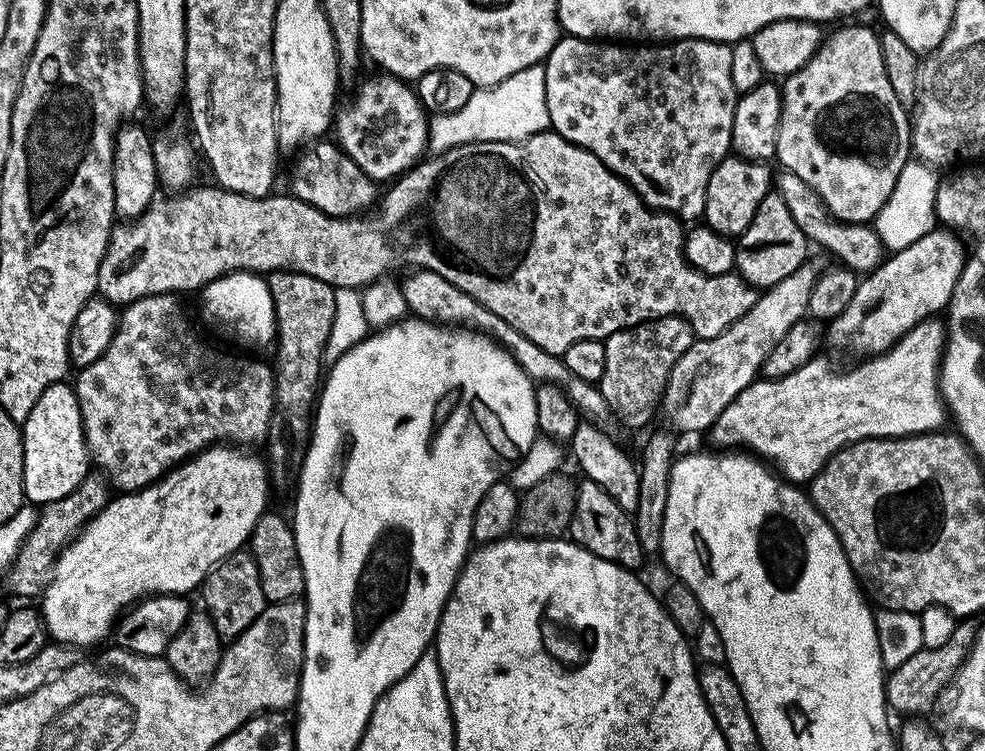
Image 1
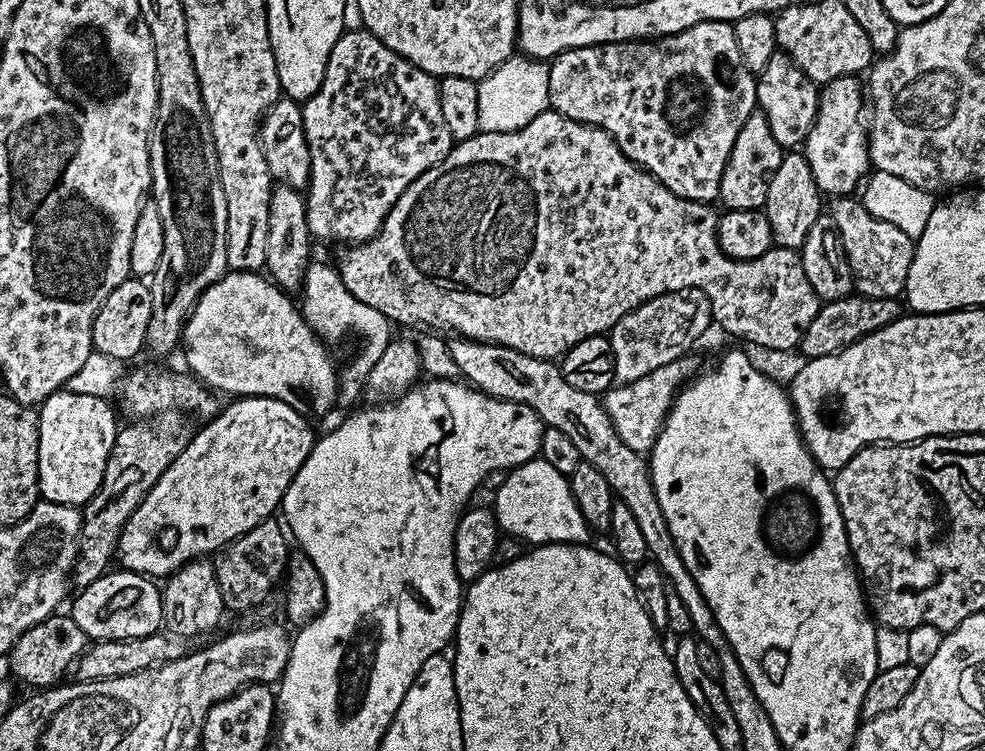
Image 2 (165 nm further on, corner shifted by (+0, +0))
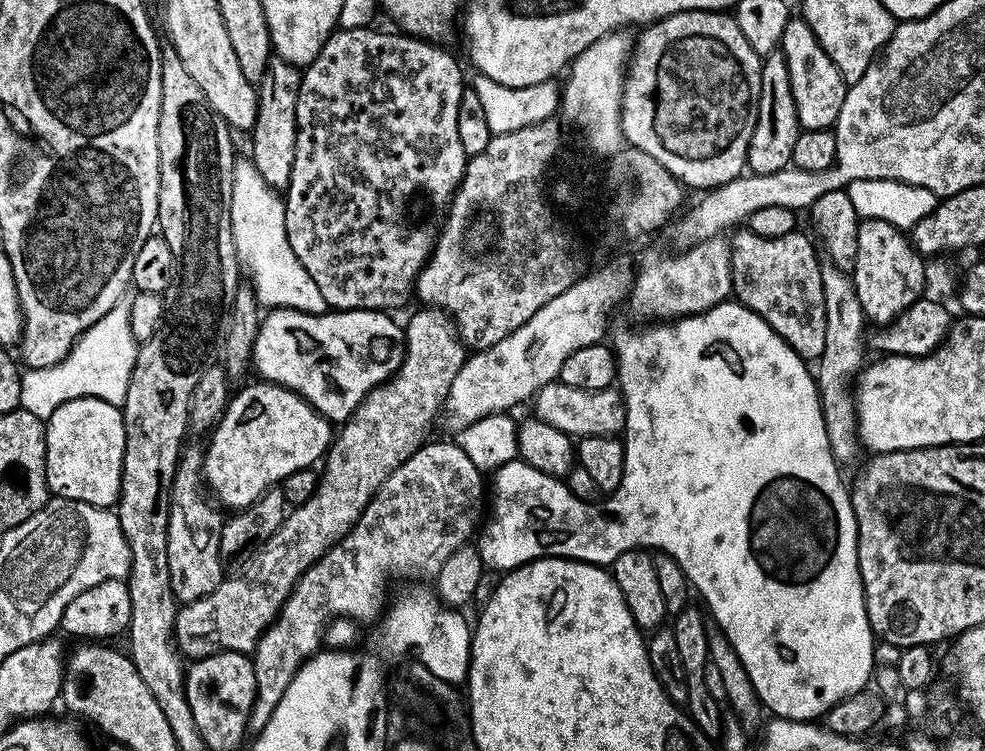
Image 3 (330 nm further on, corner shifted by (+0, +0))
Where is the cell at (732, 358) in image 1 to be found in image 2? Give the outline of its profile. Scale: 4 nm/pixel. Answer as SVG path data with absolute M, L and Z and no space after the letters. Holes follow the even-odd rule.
M695 355L680 356L674 362L666 362L666 366L658 366L646 378L638 378L638 382L613 386L603 393L602 403L614 430L618 430L618 438L630 446L630 450L641 454L651 453L656 439L668 419L668 411L676 401L678 393L697 375Z

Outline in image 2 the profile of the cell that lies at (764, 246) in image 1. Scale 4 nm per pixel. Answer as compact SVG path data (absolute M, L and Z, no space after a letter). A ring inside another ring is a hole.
M785 151L782 166L778 166L778 170L774 170L774 178L770 178L770 190L766 190L766 202L762 209L770 222L775 247L801 248L806 242L806 234L810 234L810 226L814 226L814 222L822 214L820 199L821 190L814 182L814 174L803 151Z

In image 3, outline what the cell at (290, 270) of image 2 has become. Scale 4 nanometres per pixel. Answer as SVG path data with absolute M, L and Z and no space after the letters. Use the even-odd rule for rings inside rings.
M273 58L266 66L266 74L260 79L258 95L260 105L256 115L256 124L250 130L252 136L252 165L262 174L262 178L272 188L287 189L290 174L294 166L294 150L296 149L296 107L298 106L298 90L300 89L301 69L294 64Z

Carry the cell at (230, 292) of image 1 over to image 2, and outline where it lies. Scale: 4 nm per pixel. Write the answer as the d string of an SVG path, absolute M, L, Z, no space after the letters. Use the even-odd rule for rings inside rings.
M229 271L214 286L210 286L201 294L194 310L188 316L188 321L184 324L184 334L182 337L182 353L184 360L188 363L187 371L195 376L205 387L211 388L215 393L225 392L228 398L243 398L246 396L269 396L275 400L286 402L294 410L298 410L305 418L312 416L324 416L331 408L337 407L336 394L338 391L338 367L332 361L332 356L327 352L325 341L313 332L312 328L304 321L304 314L294 303L293 297L277 288L267 275L260 272L233 272Z

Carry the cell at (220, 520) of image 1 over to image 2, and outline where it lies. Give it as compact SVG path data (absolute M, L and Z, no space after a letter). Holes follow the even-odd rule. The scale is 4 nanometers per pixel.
M246 396L233 399L229 404L232 405L221 407L205 423L208 425L193 435L186 450L170 462L162 478L154 482L138 510L134 510L126 522L116 547L121 569L149 578L167 578L182 565L219 552L224 545L269 519L275 513L272 511L281 507L294 474L298 474L302 462L312 453L314 435L308 425L311 423L286 402L269 396Z

